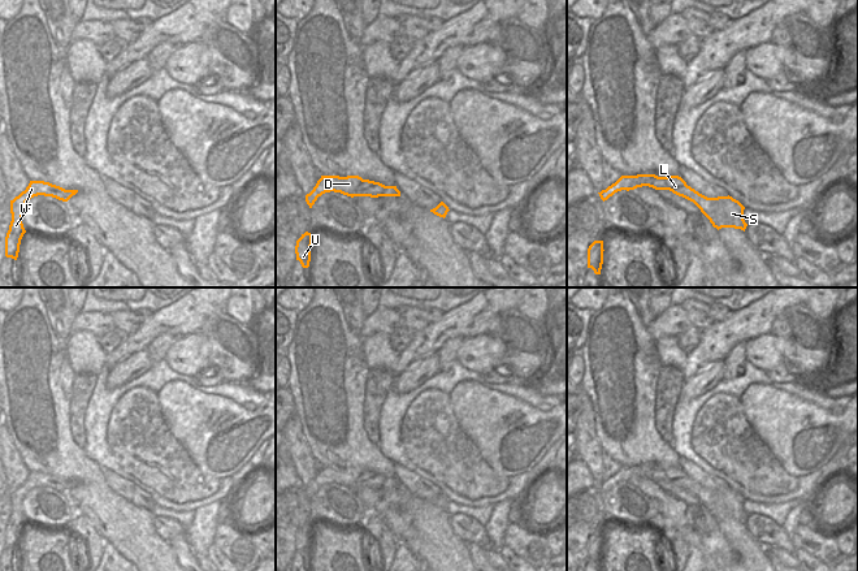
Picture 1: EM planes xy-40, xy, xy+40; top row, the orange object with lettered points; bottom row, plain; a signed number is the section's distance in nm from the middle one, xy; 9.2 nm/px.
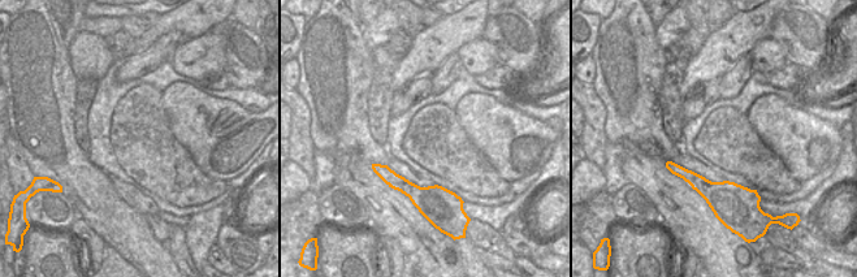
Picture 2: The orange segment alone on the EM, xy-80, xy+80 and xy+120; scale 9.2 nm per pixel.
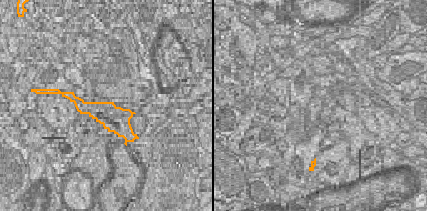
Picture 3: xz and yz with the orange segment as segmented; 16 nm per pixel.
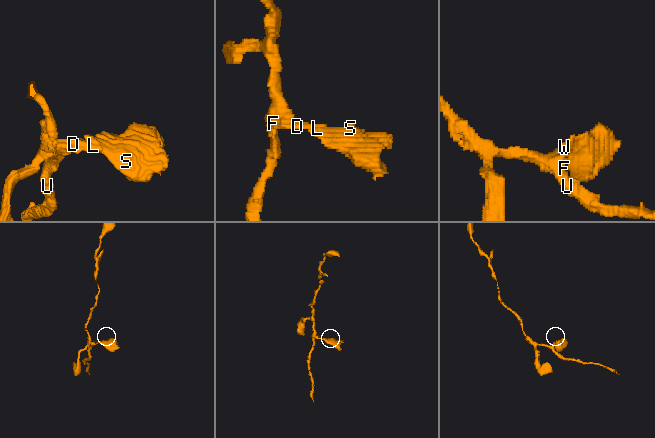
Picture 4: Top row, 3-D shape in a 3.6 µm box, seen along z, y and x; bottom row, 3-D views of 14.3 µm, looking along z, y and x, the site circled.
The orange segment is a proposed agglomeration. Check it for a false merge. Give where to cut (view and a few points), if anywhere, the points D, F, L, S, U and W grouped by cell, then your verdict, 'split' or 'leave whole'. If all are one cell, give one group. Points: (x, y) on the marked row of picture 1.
no cut | D F L S U W | leave whole

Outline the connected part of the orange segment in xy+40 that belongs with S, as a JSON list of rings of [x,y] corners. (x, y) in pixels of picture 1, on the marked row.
[[[621,176],[615,183],[598,194],[604,202],[618,191],[629,191],[642,186],[649,186],[655,190],[670,190],[673,194],[693,202],[718,230],[722,228],[734,228],[745,232],[748,226],[744,220],[745,207],[738,200],[729,195],[707,198],[688,186],[686,182],[679,176]]]

